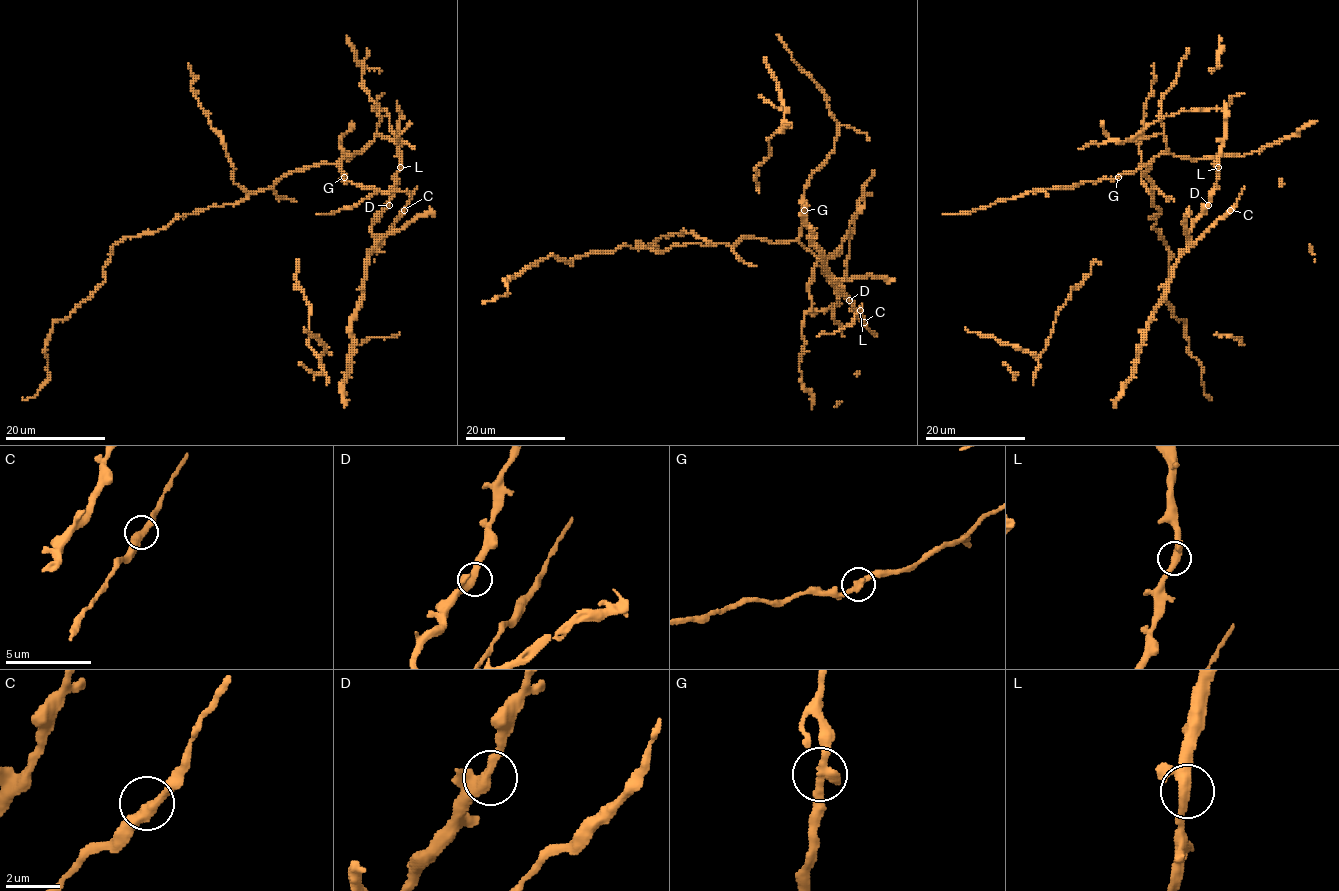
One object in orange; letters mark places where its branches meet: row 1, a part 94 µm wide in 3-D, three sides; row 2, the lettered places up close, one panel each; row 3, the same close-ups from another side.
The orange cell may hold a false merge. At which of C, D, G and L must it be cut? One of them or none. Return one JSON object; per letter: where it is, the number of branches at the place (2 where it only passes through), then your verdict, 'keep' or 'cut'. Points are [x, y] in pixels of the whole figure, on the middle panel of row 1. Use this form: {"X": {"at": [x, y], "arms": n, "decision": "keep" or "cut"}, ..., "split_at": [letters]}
{"C": {"at": [864, 322], "arms": 2, "decision": "keep"}, "D": {"at": [849, 300], "arms": 2, "decision": "keep"}, "G": {"at": [804, 210], "arms": 2, "decision": "keep"}, "L": {"at": [860, 310], "arms": 2, "decision": "keep"}, "split_at": []}

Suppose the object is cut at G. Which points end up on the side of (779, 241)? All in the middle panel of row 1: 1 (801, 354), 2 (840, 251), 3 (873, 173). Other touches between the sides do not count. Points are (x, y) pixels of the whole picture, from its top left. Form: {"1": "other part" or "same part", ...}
{"1": "same part", "2": "same part", "3": "other part"}

